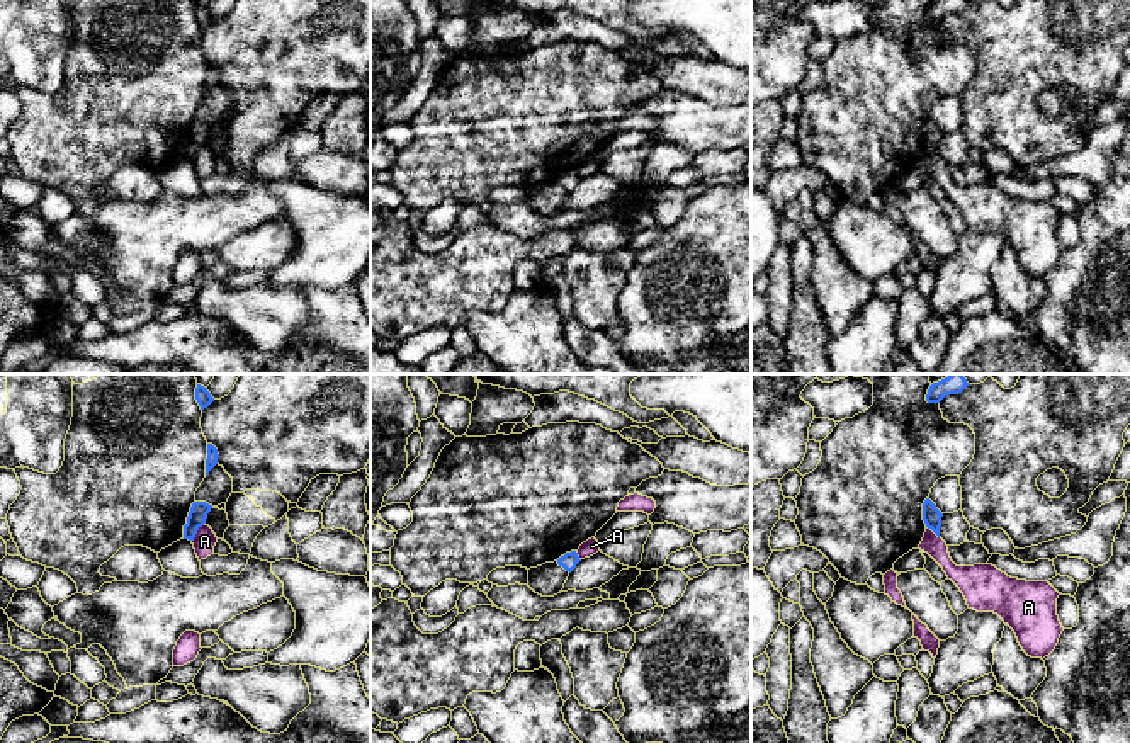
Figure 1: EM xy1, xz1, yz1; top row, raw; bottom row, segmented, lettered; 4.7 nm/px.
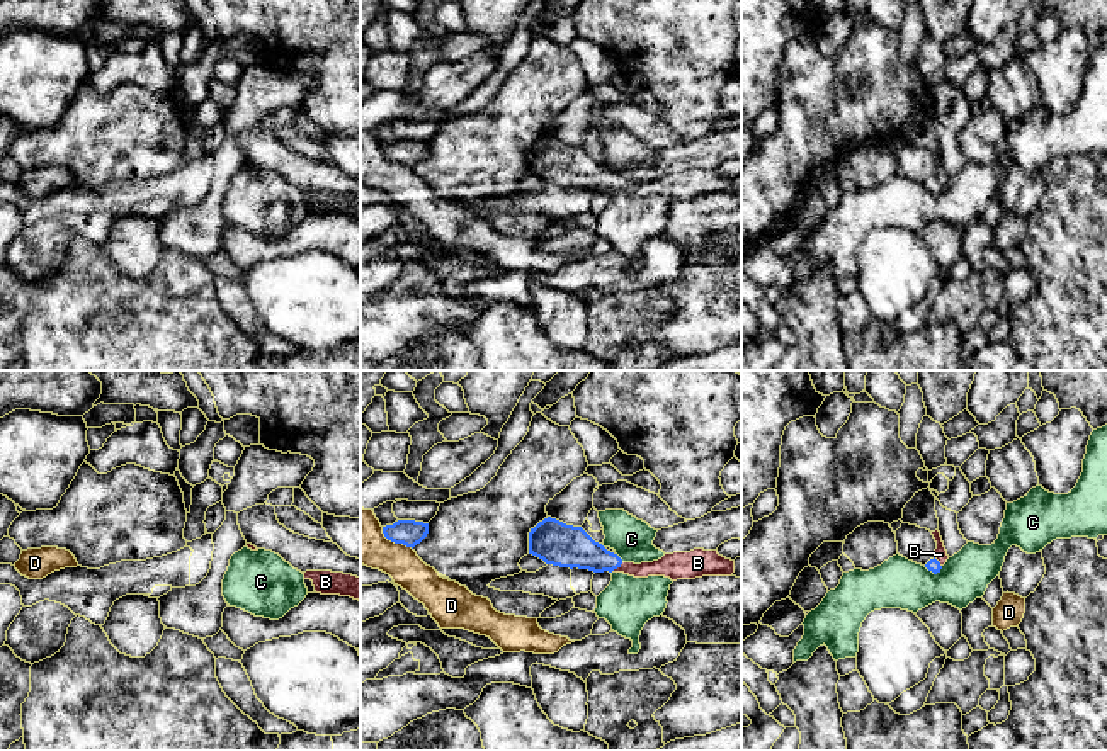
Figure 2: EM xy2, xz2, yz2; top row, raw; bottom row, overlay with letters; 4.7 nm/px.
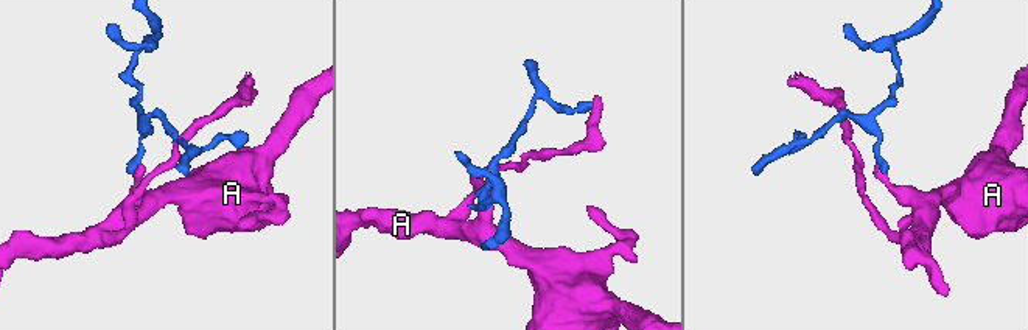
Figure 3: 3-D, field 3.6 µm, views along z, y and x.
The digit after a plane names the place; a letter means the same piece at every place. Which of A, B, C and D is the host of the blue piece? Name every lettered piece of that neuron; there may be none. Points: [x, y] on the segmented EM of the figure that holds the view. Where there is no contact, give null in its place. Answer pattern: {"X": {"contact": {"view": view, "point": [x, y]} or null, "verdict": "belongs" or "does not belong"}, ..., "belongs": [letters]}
{"A": {"contact": {"view": "xy1", "point": [196, 533]}, "verdict": "does not belong"}, "B": {"contact": {"view": "xz2", "point": [616, 568]}, "verdict": "belongs"}, "C": {"contact": {"view": "yz2", "point": [934, 573]}, "verdict": "does not belong"}, "D": {"contact": {"view": "xz2", "point": [395, 542]}, "verdict": "does not belong"}, "belongs": ["B"]}

